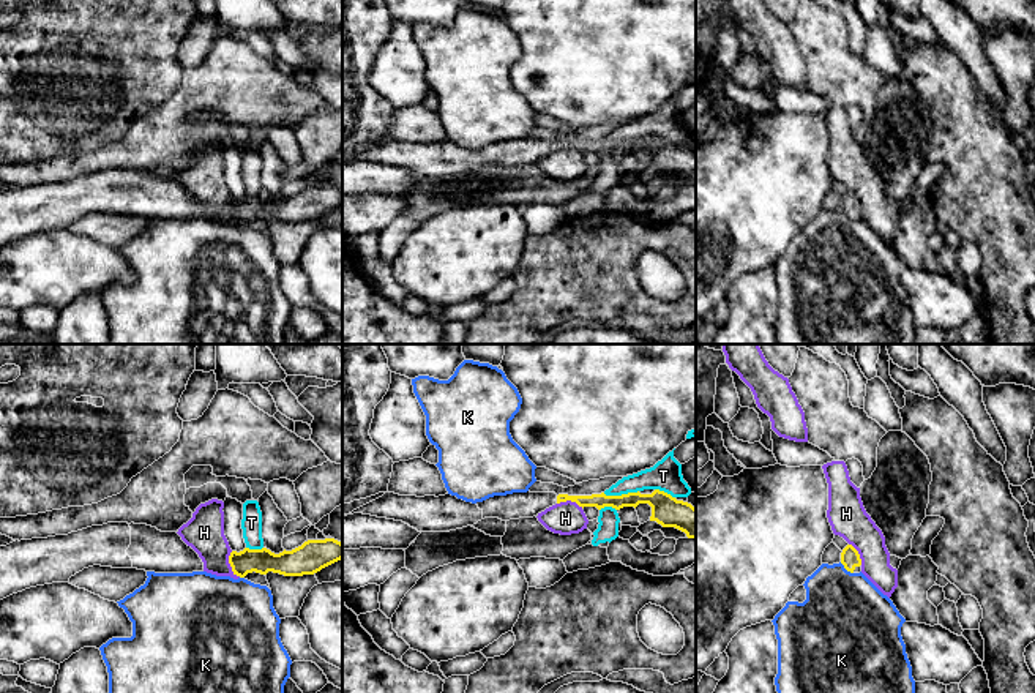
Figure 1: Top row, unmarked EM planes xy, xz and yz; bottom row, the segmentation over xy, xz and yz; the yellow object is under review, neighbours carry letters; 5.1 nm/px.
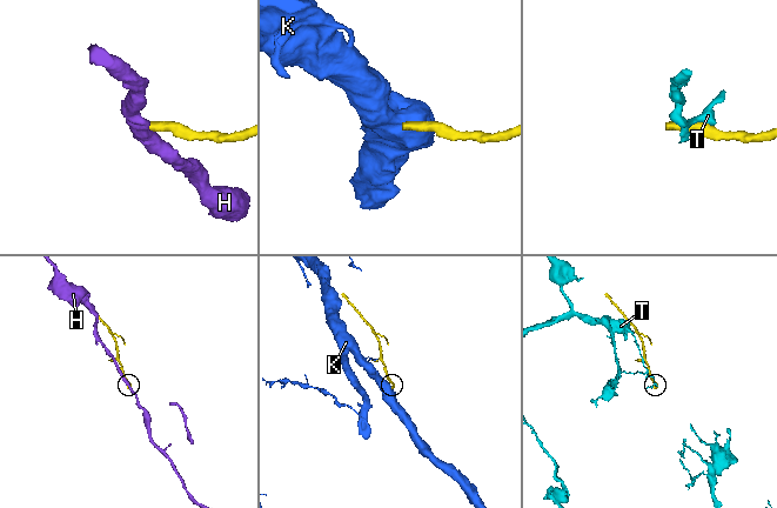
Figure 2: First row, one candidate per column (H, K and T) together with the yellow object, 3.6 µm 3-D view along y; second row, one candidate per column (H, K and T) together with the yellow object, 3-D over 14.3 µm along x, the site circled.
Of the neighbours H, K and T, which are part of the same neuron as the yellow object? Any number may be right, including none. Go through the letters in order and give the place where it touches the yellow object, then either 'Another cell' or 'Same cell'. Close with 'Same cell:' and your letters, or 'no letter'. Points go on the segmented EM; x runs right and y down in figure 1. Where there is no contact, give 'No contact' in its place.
H: Touches yellow at xy (231, 565). Another cell
K: Touches yellow at yz (846, 569). Another cell
T: Touches yellow at xz (622, 494). Another cell
Same cell: no letter

